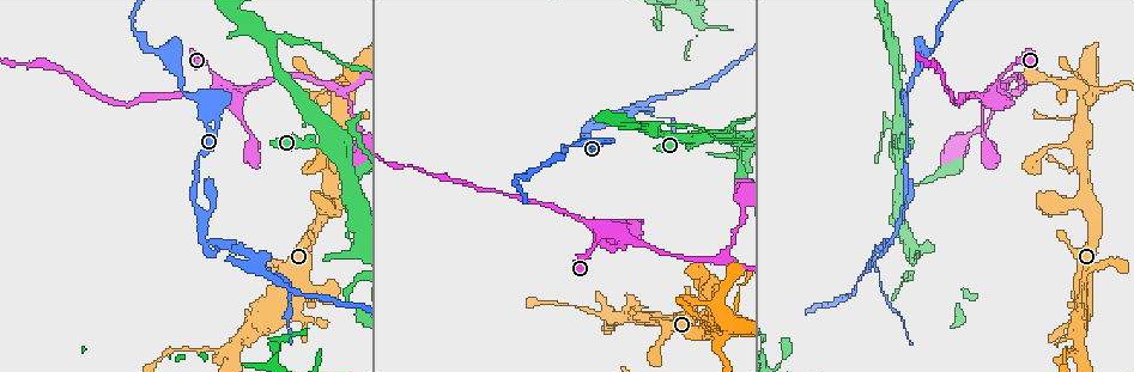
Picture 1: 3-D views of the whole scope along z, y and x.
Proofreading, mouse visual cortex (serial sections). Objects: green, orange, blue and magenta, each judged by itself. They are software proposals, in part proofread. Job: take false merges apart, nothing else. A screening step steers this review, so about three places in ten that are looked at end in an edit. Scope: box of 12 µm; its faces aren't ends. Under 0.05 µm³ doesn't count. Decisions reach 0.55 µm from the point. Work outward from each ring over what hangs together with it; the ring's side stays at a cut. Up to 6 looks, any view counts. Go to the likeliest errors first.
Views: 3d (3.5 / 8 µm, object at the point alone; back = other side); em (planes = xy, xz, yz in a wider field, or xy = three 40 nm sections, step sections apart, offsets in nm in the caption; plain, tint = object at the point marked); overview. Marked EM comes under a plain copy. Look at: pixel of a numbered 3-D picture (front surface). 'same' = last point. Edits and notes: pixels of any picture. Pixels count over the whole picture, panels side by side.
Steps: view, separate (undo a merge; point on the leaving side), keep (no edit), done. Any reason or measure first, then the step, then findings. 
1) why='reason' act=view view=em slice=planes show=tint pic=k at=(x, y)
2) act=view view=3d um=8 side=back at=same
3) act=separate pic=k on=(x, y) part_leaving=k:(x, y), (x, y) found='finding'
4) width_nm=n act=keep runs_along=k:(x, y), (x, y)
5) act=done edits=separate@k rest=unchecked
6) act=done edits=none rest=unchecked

why='abrupt turn' act=view view=3d um=3.5 pic=1 at=(198, 212)

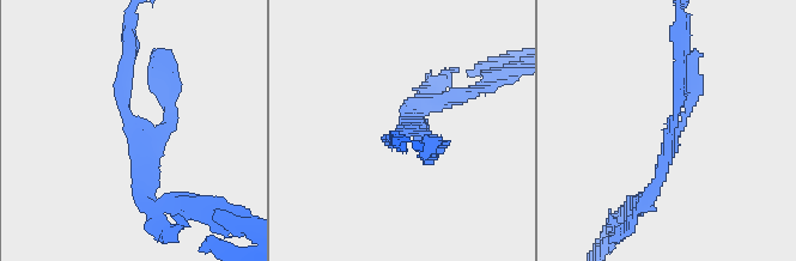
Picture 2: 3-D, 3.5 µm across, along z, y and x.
why='now the EM' act=view view=em slice=xy step=5 show=tint pic=2 at=(137, 133)

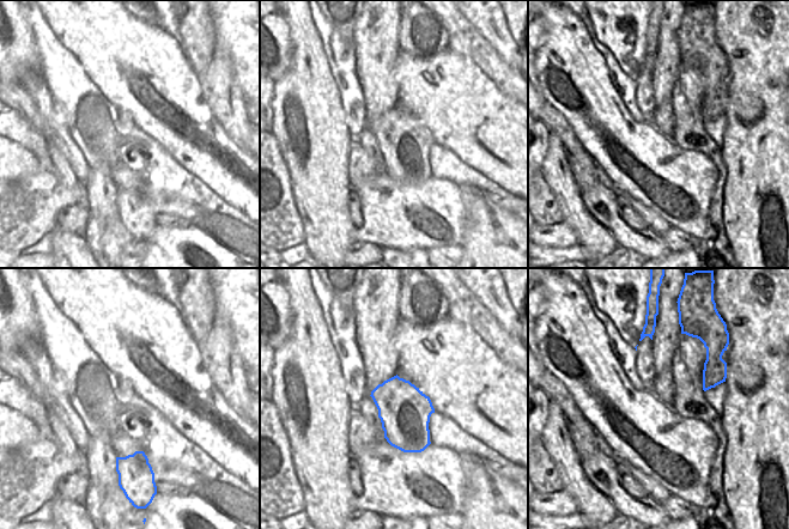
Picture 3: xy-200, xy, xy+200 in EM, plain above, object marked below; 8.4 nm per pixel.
act=keep runs_along=2:(680, 56), (668, 156), (646, 200) found='all the same cell'

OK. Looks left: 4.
why='sudden change in width' act=view view=3d um=3.5 pic=1 at=(183, 96)

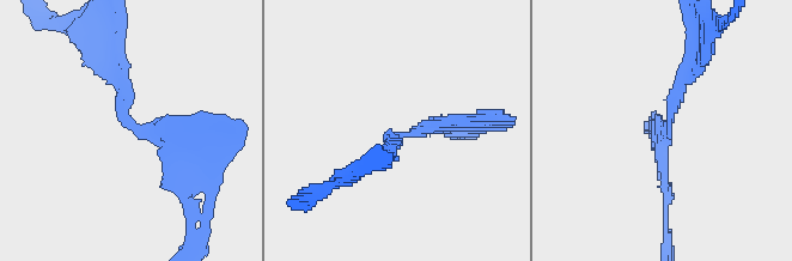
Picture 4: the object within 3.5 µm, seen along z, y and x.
act=view view=em slice=planes show=tint pic=4 at=(667, 126)

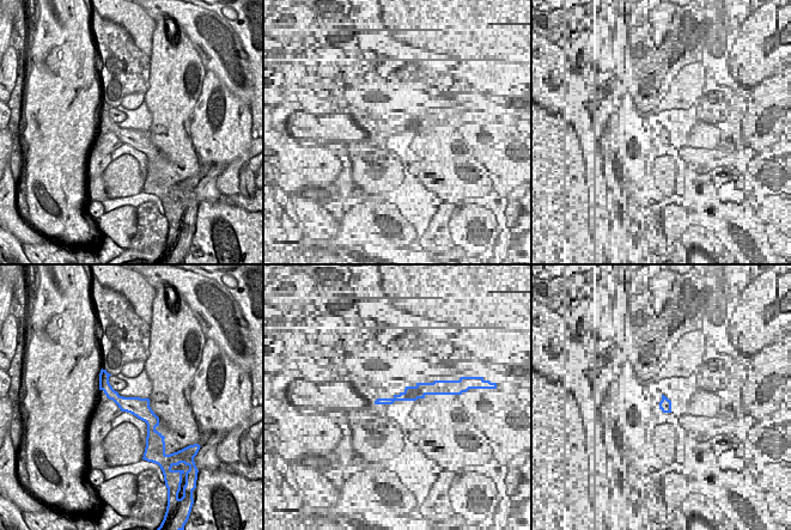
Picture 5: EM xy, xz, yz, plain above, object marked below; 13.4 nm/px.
act=keep runs_along=4:(170, 180), (166, 139), (122, 114), (111, 54) found='continuous, no second cell'

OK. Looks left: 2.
act=done edits=none rest=unchecked

